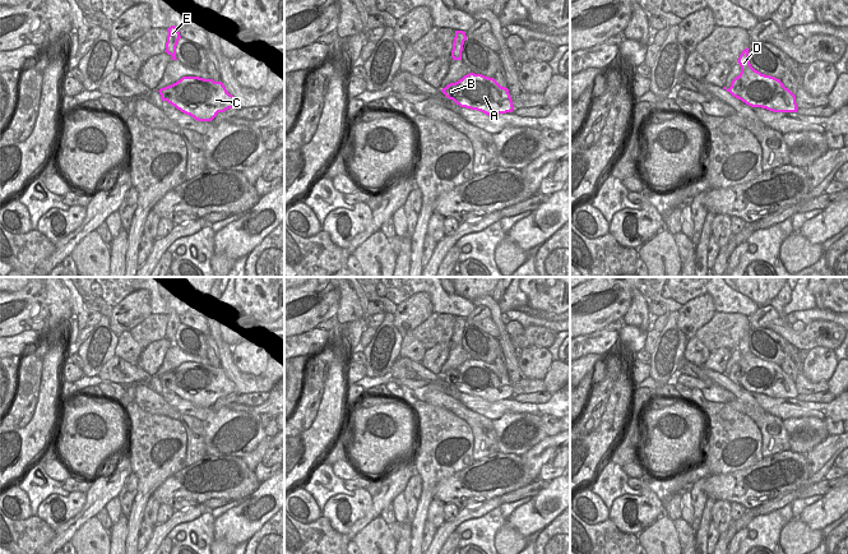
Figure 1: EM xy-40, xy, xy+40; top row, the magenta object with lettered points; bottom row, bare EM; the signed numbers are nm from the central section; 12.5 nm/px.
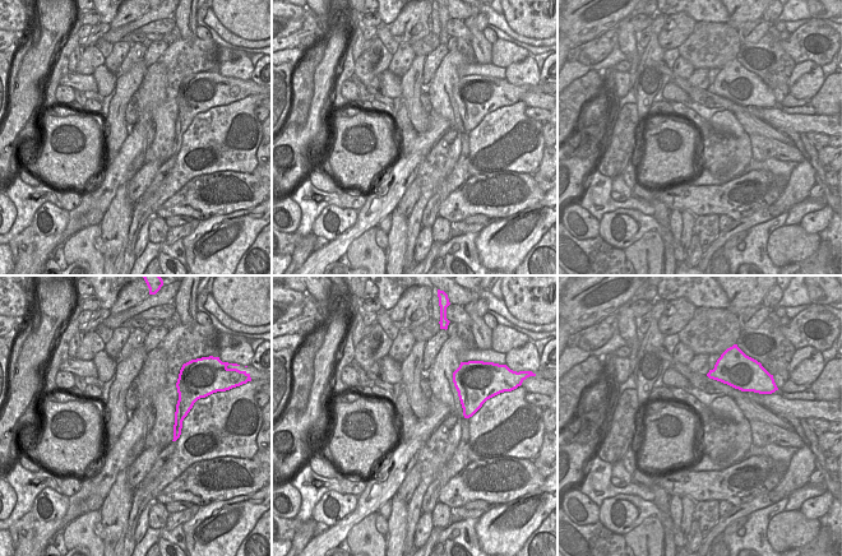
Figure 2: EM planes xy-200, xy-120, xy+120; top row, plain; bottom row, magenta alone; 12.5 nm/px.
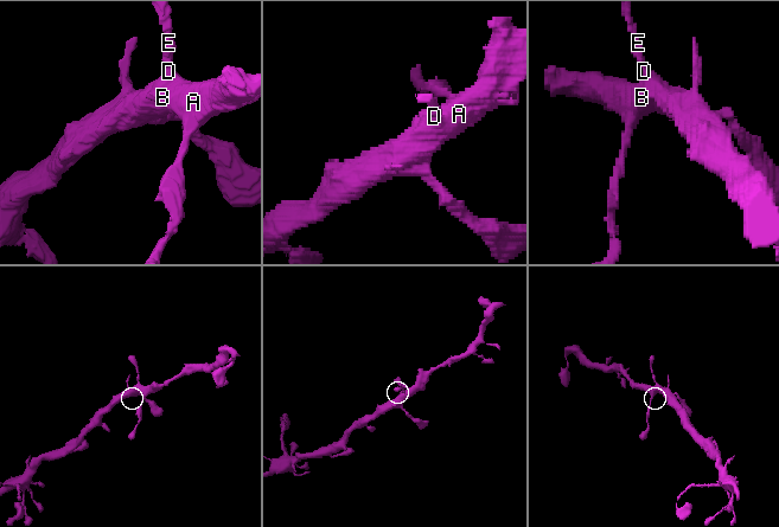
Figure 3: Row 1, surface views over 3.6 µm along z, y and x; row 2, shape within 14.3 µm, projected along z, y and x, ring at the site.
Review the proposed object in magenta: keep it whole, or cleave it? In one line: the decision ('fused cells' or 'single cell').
single cell

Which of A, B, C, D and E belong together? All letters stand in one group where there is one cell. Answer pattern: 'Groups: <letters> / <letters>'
Groups: A B C D E

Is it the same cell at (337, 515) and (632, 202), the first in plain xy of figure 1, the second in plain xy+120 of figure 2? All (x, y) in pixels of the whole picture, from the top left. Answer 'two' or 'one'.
two

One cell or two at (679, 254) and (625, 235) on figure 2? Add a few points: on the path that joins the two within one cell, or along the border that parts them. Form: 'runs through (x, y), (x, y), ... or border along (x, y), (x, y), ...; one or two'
runs through (670, 239), (656, 226), (641, 226); one

